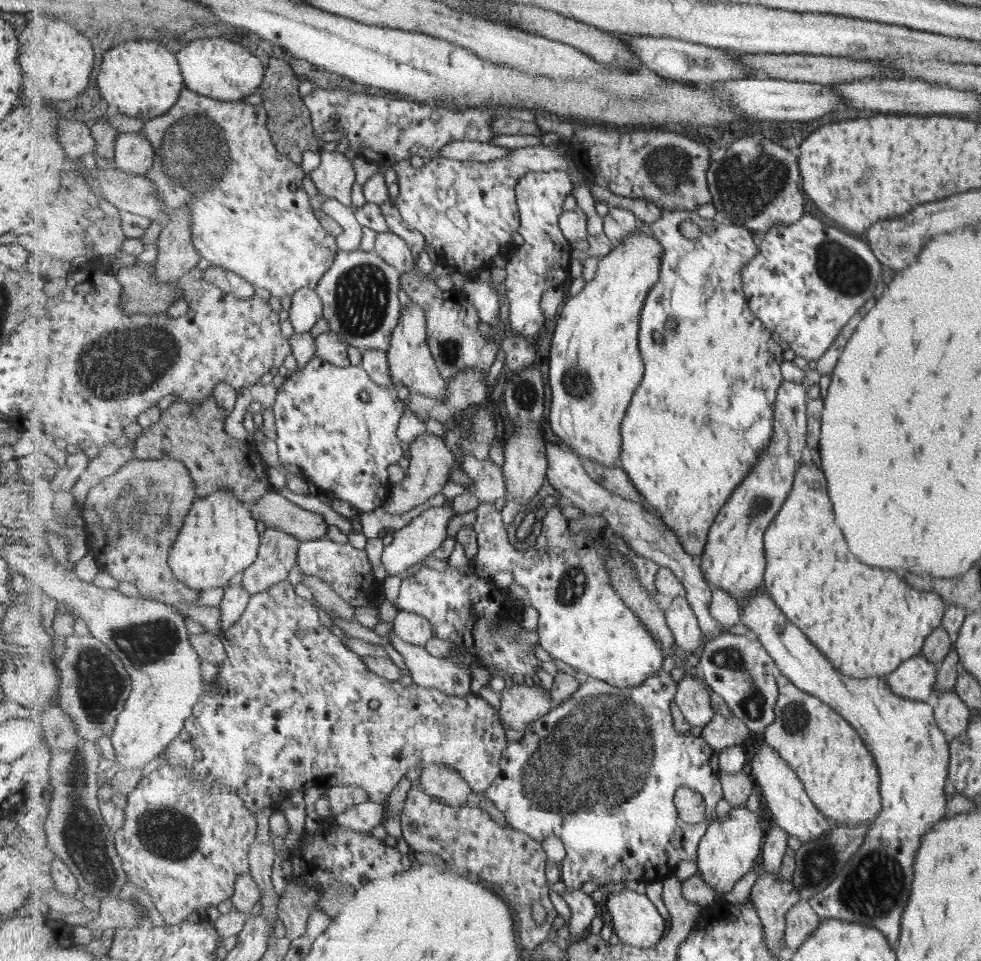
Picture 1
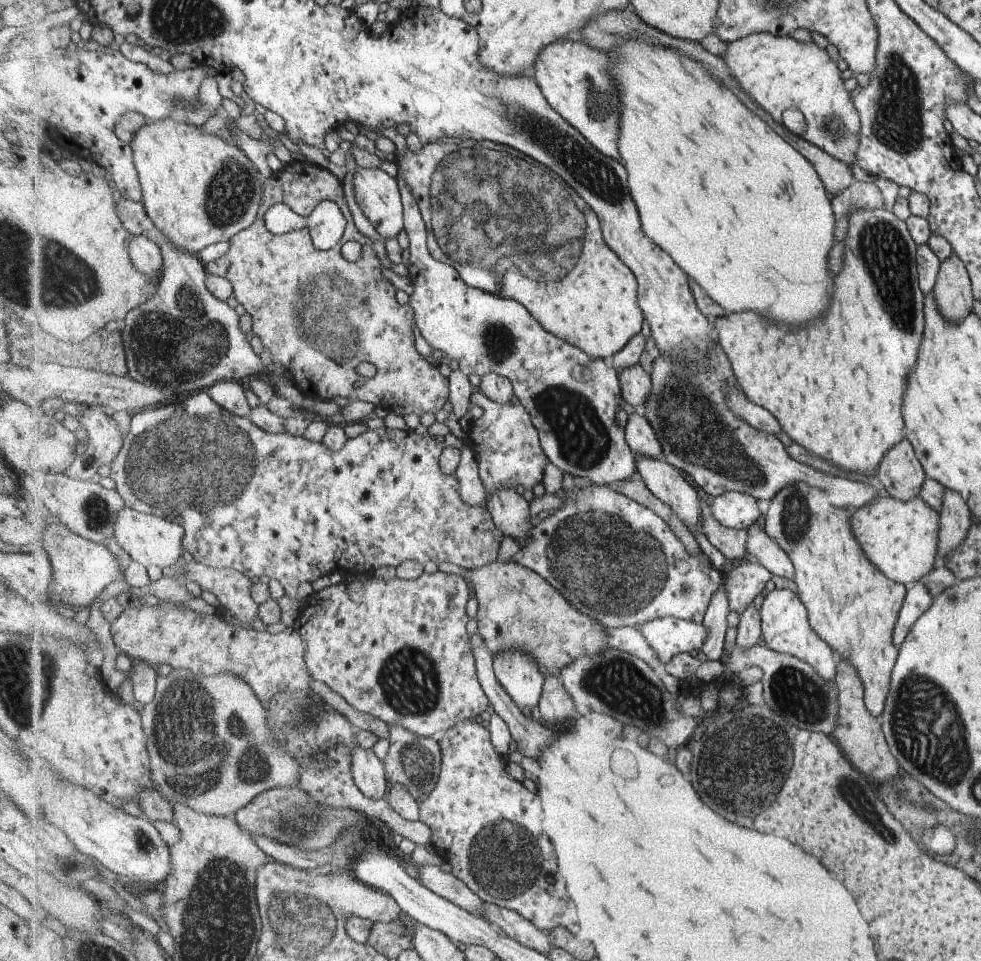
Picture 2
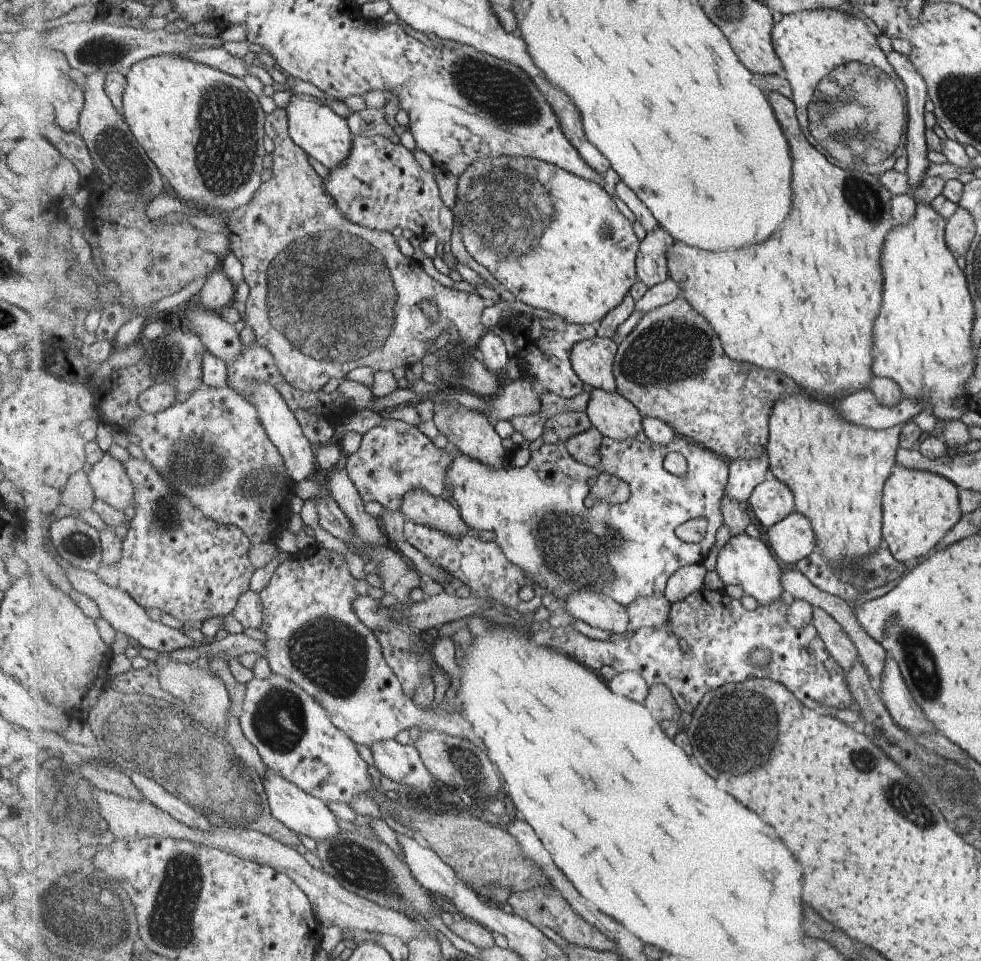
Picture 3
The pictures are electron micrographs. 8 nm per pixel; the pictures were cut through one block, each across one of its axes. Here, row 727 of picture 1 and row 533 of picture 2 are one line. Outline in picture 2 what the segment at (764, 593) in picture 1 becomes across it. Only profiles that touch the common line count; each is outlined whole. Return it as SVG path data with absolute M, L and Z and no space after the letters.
M875 496L871 504L854 511L851 524L854 525L859 544L875 568L897 584L910 585L933 568L940 528L938 512L921 497L901 501L889 496Z

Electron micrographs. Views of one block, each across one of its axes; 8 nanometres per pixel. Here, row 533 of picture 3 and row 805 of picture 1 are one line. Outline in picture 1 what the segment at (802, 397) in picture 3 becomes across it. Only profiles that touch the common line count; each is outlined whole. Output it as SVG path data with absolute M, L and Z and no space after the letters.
M778 672L776 679L780 697L775 705L775 720L763 732L765 744L774 748L789 762L789 766L805 784L807 794L810 795L815 806L835 824L850 828L871 824L882 808L879 794L881 778L875 756L862 739L862 735L834 707L829 706L819 697L800 690L785 674Z

